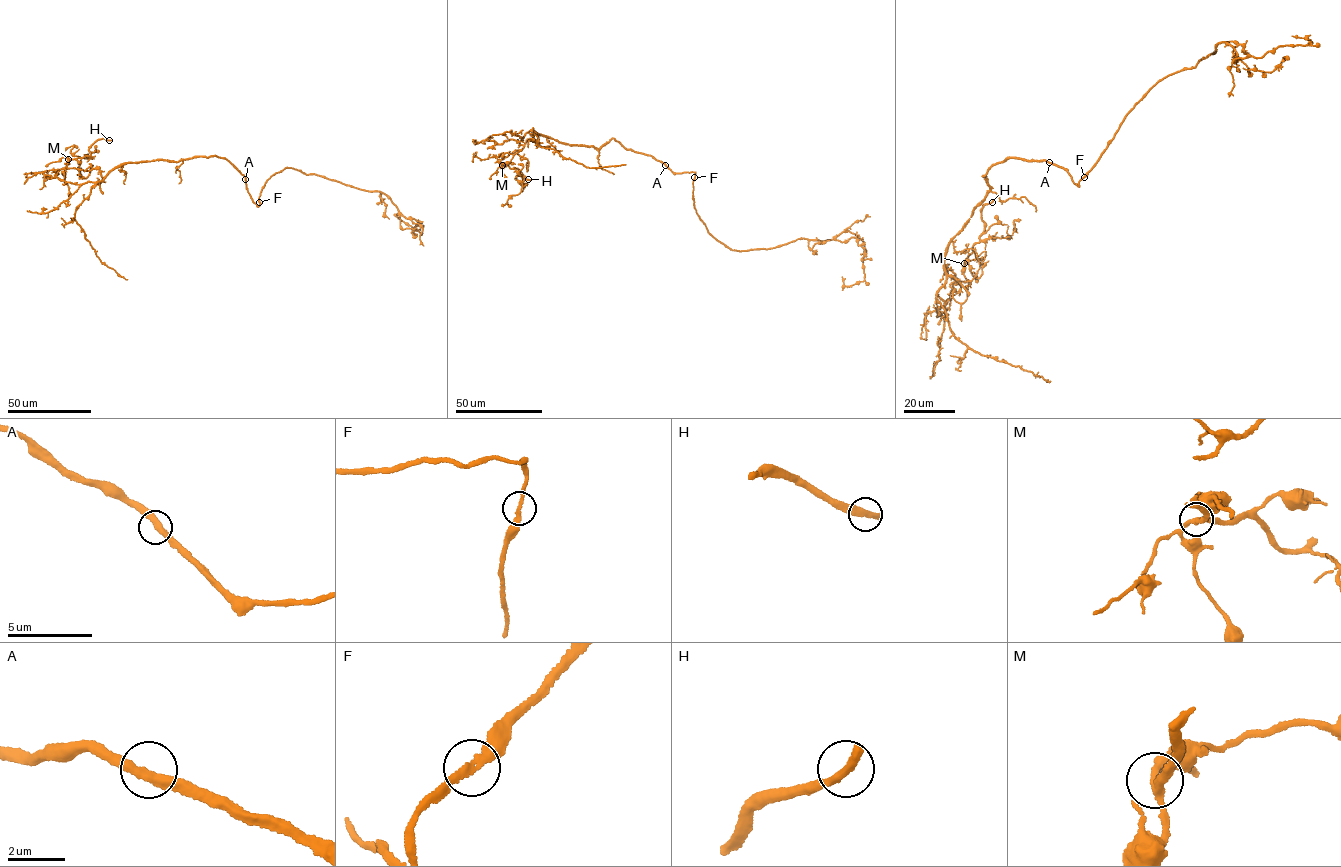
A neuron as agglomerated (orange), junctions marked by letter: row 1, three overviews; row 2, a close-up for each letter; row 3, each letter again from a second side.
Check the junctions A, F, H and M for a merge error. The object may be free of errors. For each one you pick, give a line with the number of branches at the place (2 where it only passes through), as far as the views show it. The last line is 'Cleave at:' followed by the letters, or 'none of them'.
Cleave at: none of them

